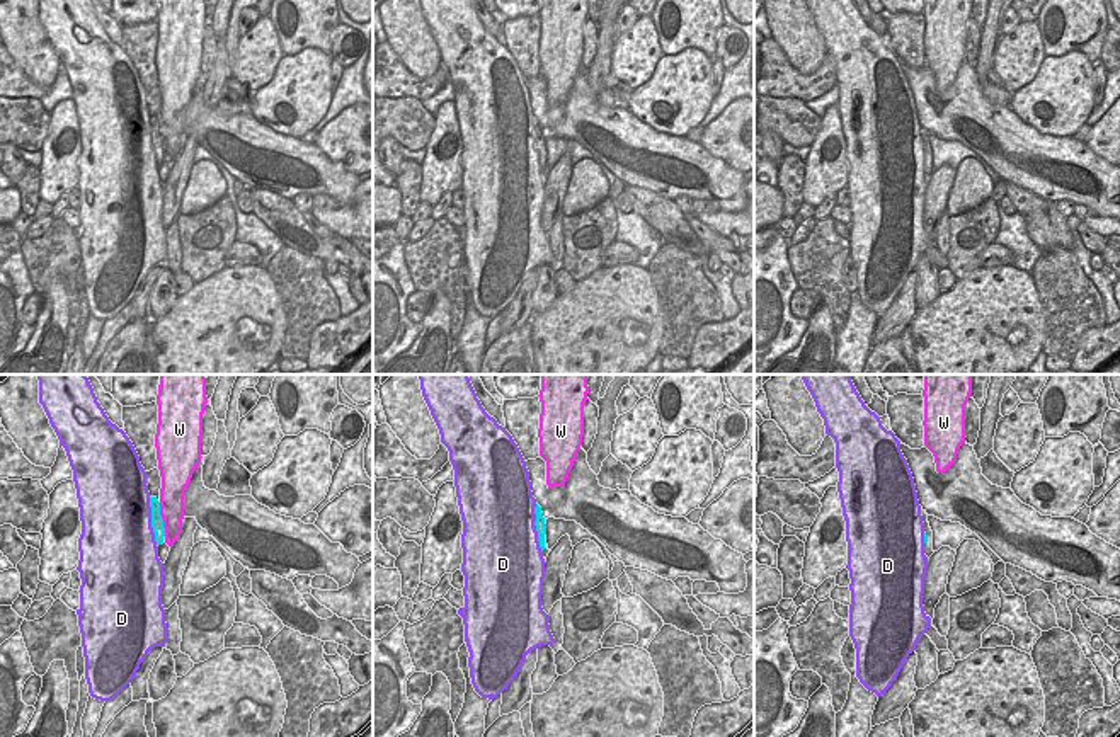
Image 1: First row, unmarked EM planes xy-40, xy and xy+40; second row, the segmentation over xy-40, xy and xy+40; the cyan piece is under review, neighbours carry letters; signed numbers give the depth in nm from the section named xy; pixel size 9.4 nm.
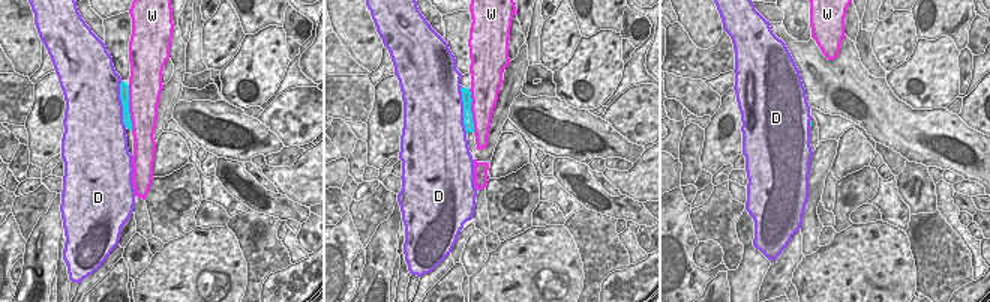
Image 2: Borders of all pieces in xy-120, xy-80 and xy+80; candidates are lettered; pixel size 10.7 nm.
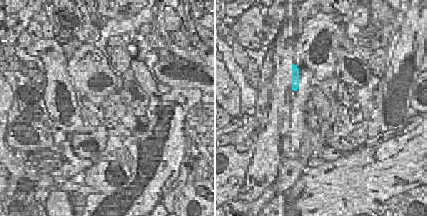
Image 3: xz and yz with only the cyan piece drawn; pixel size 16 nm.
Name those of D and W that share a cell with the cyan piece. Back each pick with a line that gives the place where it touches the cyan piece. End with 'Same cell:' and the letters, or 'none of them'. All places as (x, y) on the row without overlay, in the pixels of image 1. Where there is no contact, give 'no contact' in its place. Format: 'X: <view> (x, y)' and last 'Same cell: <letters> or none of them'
Same cell: none of them

